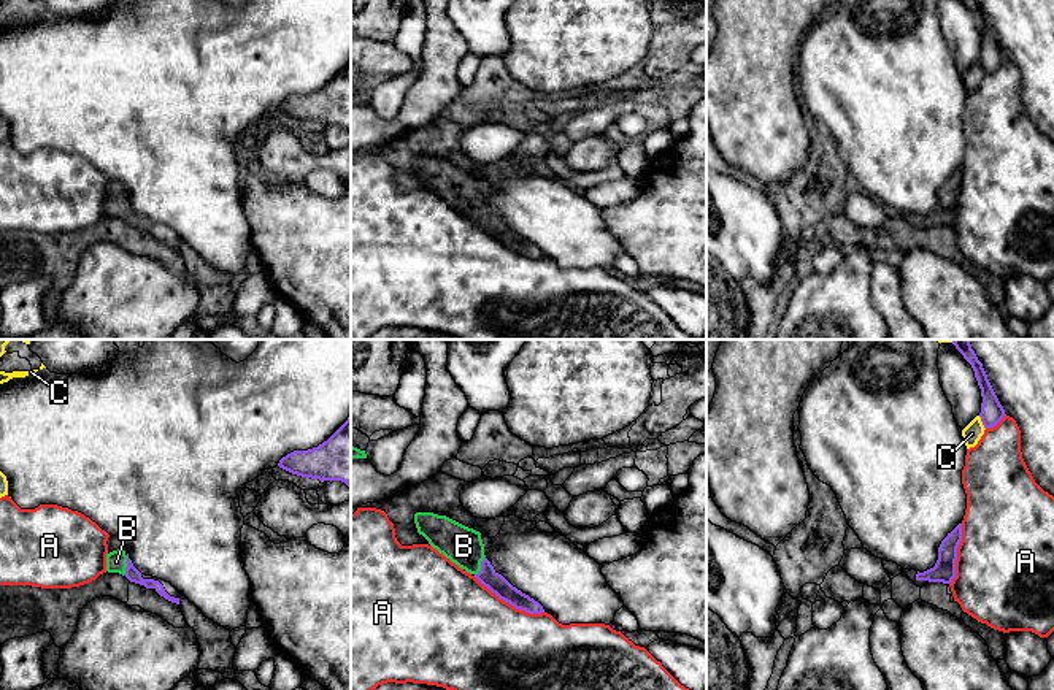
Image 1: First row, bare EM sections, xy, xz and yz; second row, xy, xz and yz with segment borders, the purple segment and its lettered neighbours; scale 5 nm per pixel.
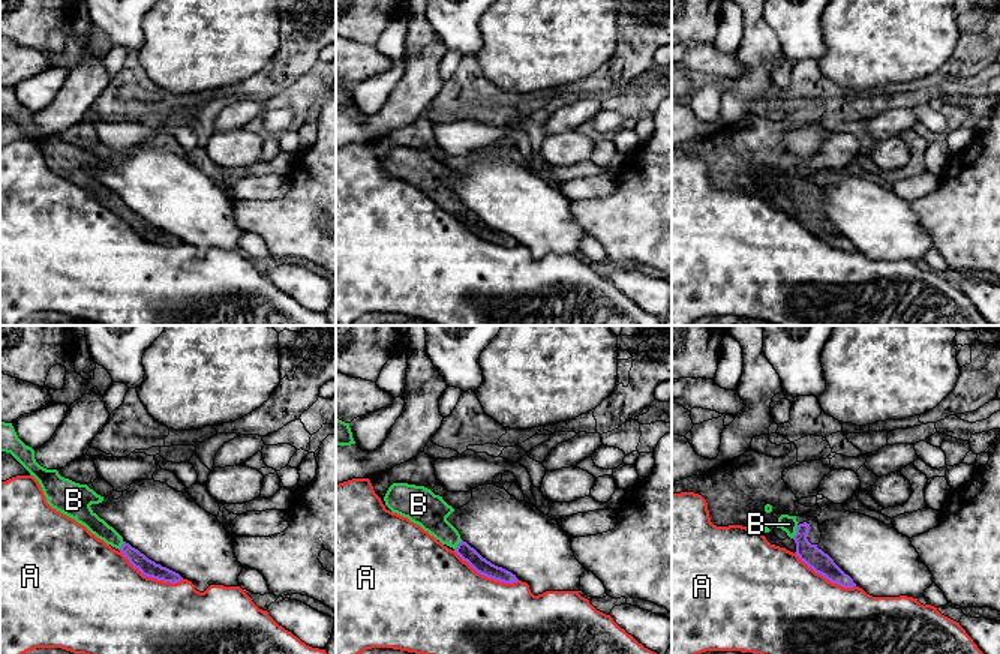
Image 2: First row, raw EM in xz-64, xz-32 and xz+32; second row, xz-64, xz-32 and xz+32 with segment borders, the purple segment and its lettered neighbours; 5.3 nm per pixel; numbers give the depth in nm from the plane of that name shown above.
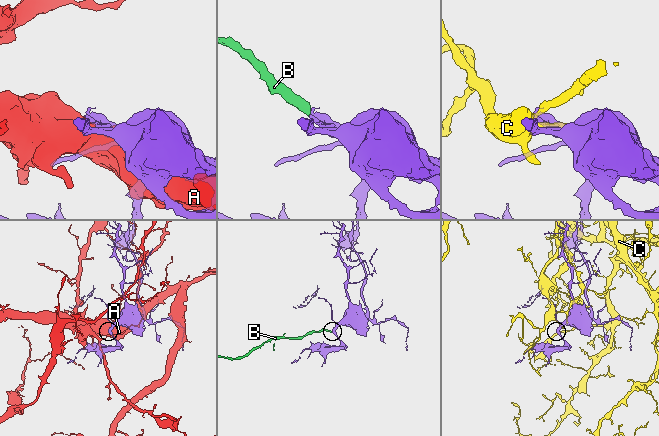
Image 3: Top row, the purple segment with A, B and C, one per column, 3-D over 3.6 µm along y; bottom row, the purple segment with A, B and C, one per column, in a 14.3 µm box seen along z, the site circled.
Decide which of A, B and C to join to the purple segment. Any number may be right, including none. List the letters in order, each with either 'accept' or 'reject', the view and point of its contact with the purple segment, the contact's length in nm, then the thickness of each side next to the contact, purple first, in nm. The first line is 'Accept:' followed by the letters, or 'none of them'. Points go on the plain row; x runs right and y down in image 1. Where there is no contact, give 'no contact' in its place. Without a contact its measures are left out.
Accept: B
A: reject | xz (508, 246) | 400 nm | 100/480 nm
B: accept | xy (127, 210) | 110 nm | 70/110 nm
C: reject | yz (981, 65) | 80 nm | 110/100 nm

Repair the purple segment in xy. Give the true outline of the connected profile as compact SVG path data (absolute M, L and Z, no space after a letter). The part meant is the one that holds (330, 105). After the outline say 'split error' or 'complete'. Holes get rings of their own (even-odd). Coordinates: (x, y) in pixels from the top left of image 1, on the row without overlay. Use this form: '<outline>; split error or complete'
M351 60L327 86L308 95L287 98L278 111L321 127L341 125L351 133Z; complete

